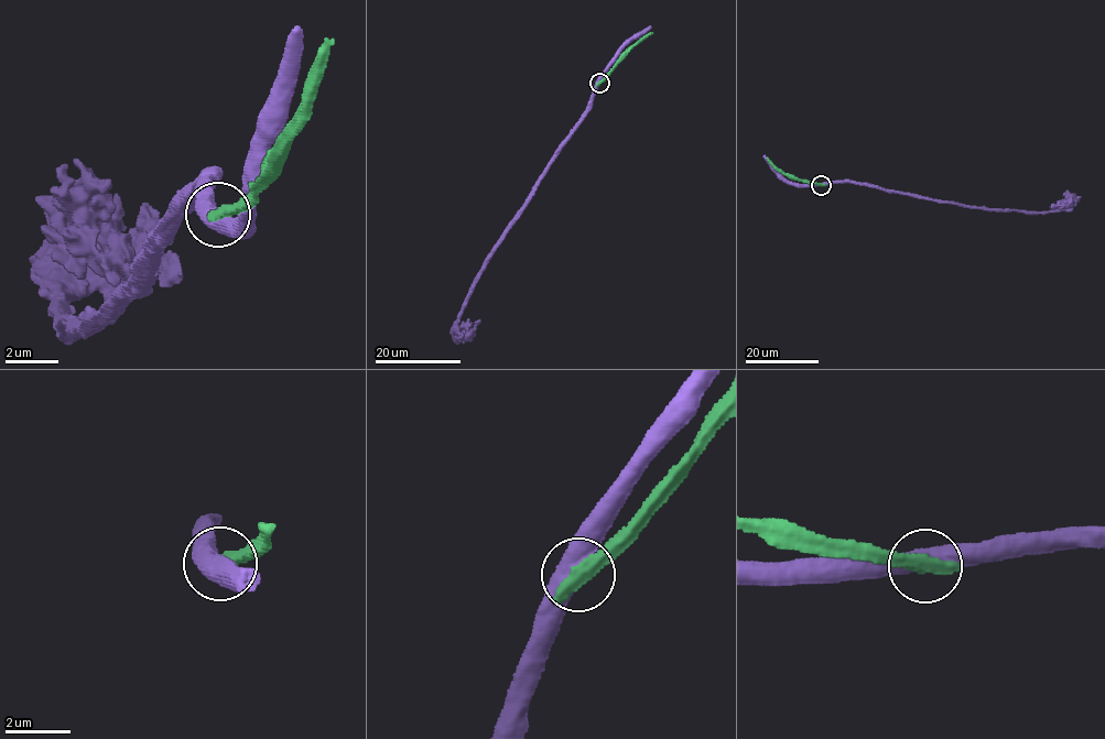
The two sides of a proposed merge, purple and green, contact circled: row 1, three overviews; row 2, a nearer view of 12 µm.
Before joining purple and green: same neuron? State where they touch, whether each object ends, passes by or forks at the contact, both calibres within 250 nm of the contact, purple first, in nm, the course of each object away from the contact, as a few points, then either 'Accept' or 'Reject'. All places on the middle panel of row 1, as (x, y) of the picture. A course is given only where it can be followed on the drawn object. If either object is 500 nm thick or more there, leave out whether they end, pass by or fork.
Place: (599, 83). Thickness 500 nm (purple) against 460 nm. Course of purple: (598, 83), (582, 121), (539, 181), (534, 194), (475, 284), (458, 327), (472, 332), (479, 319). Course of green: (598, 83), (621, 55), (652, 32). Reject

